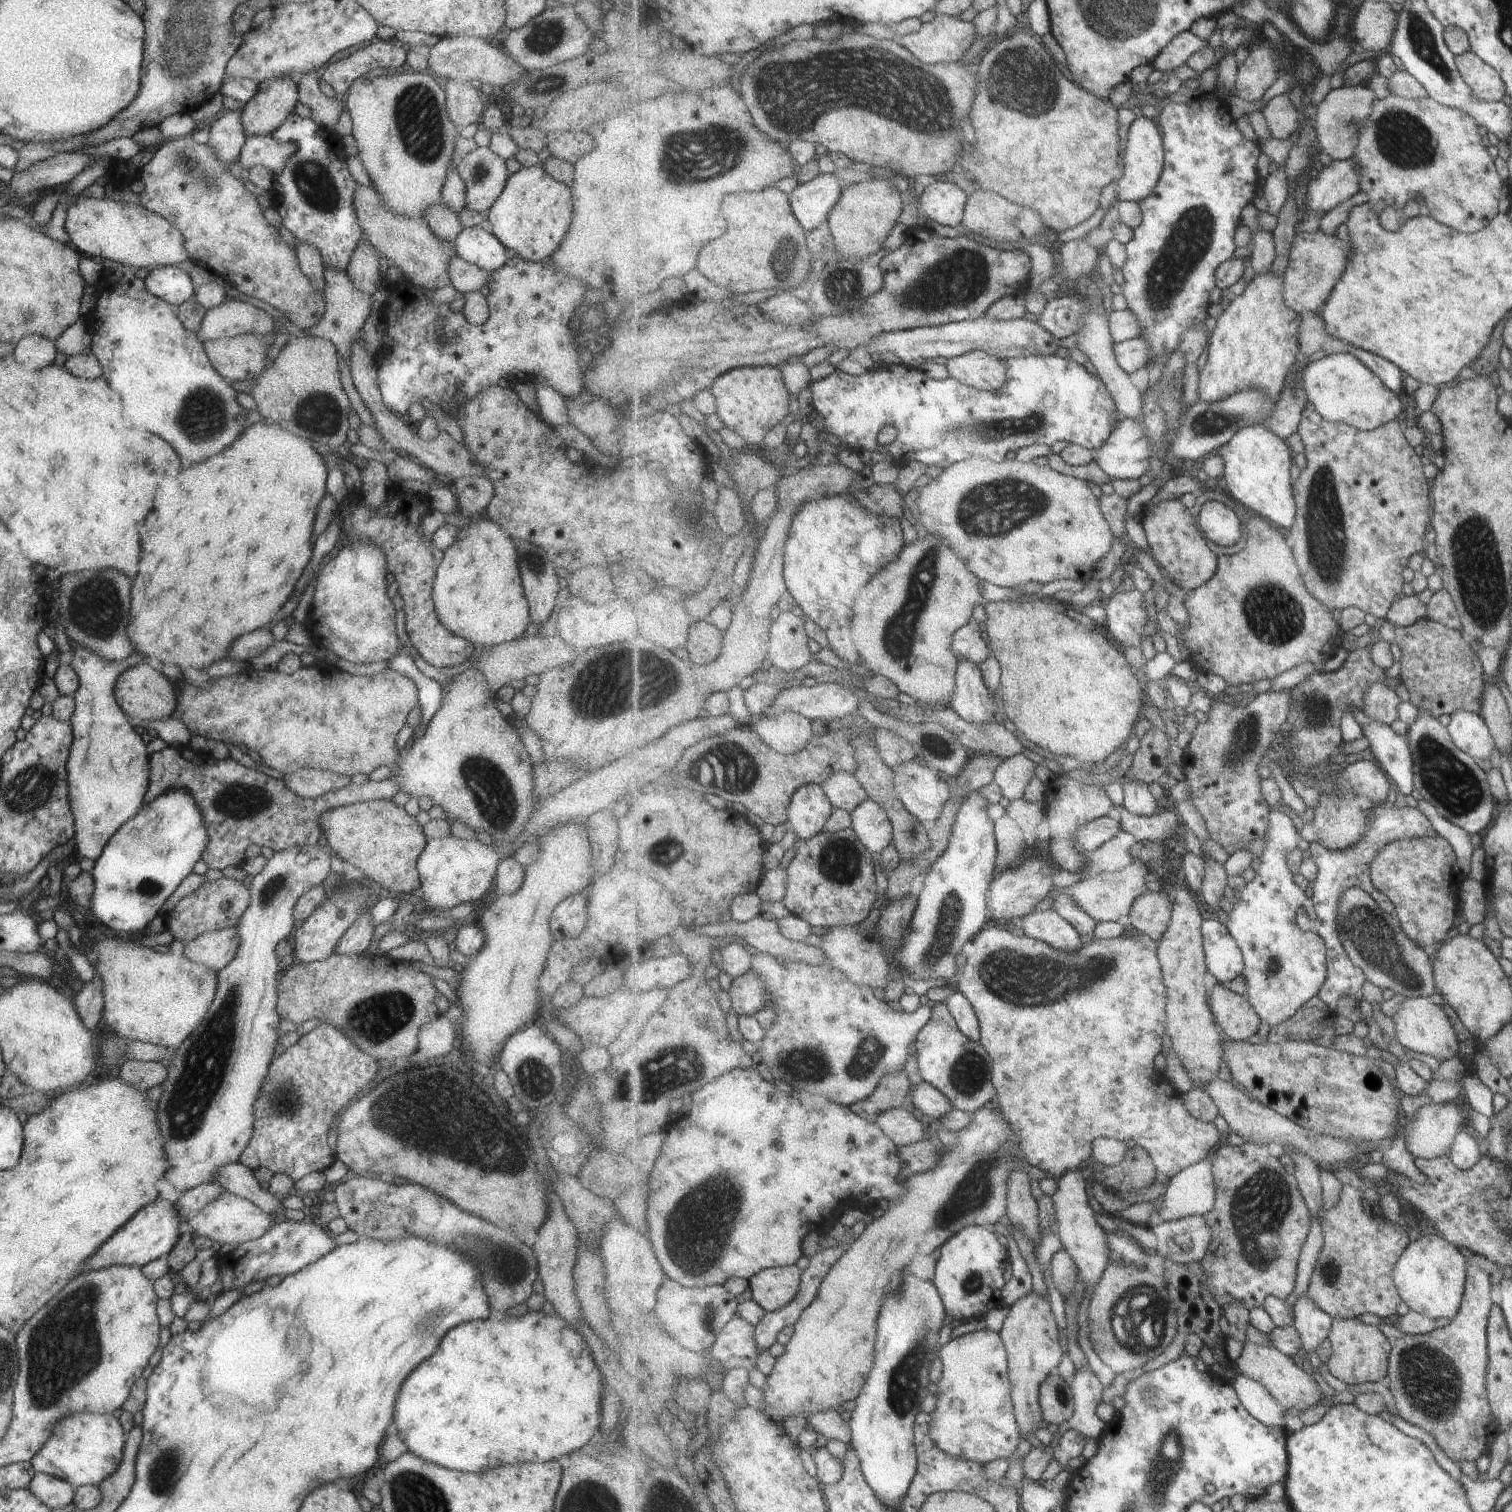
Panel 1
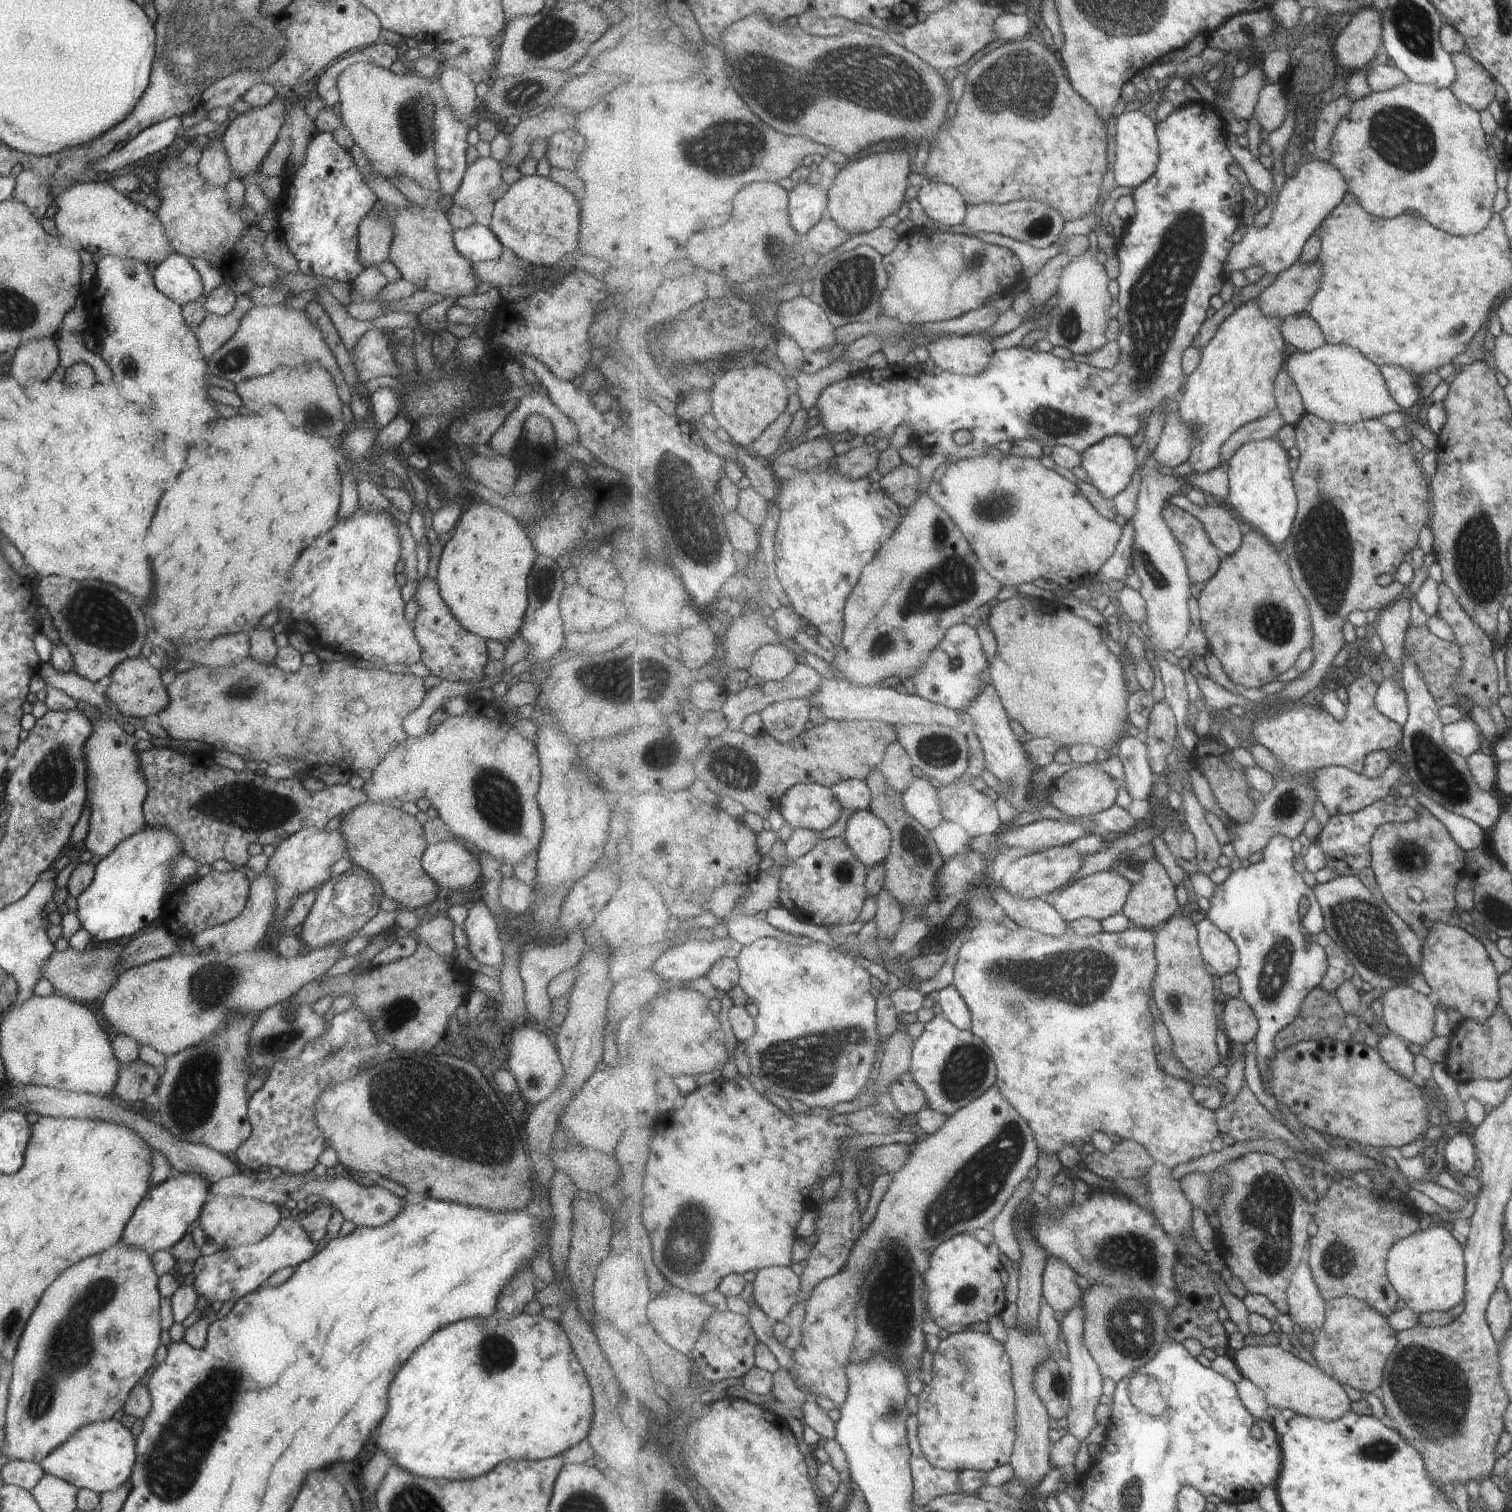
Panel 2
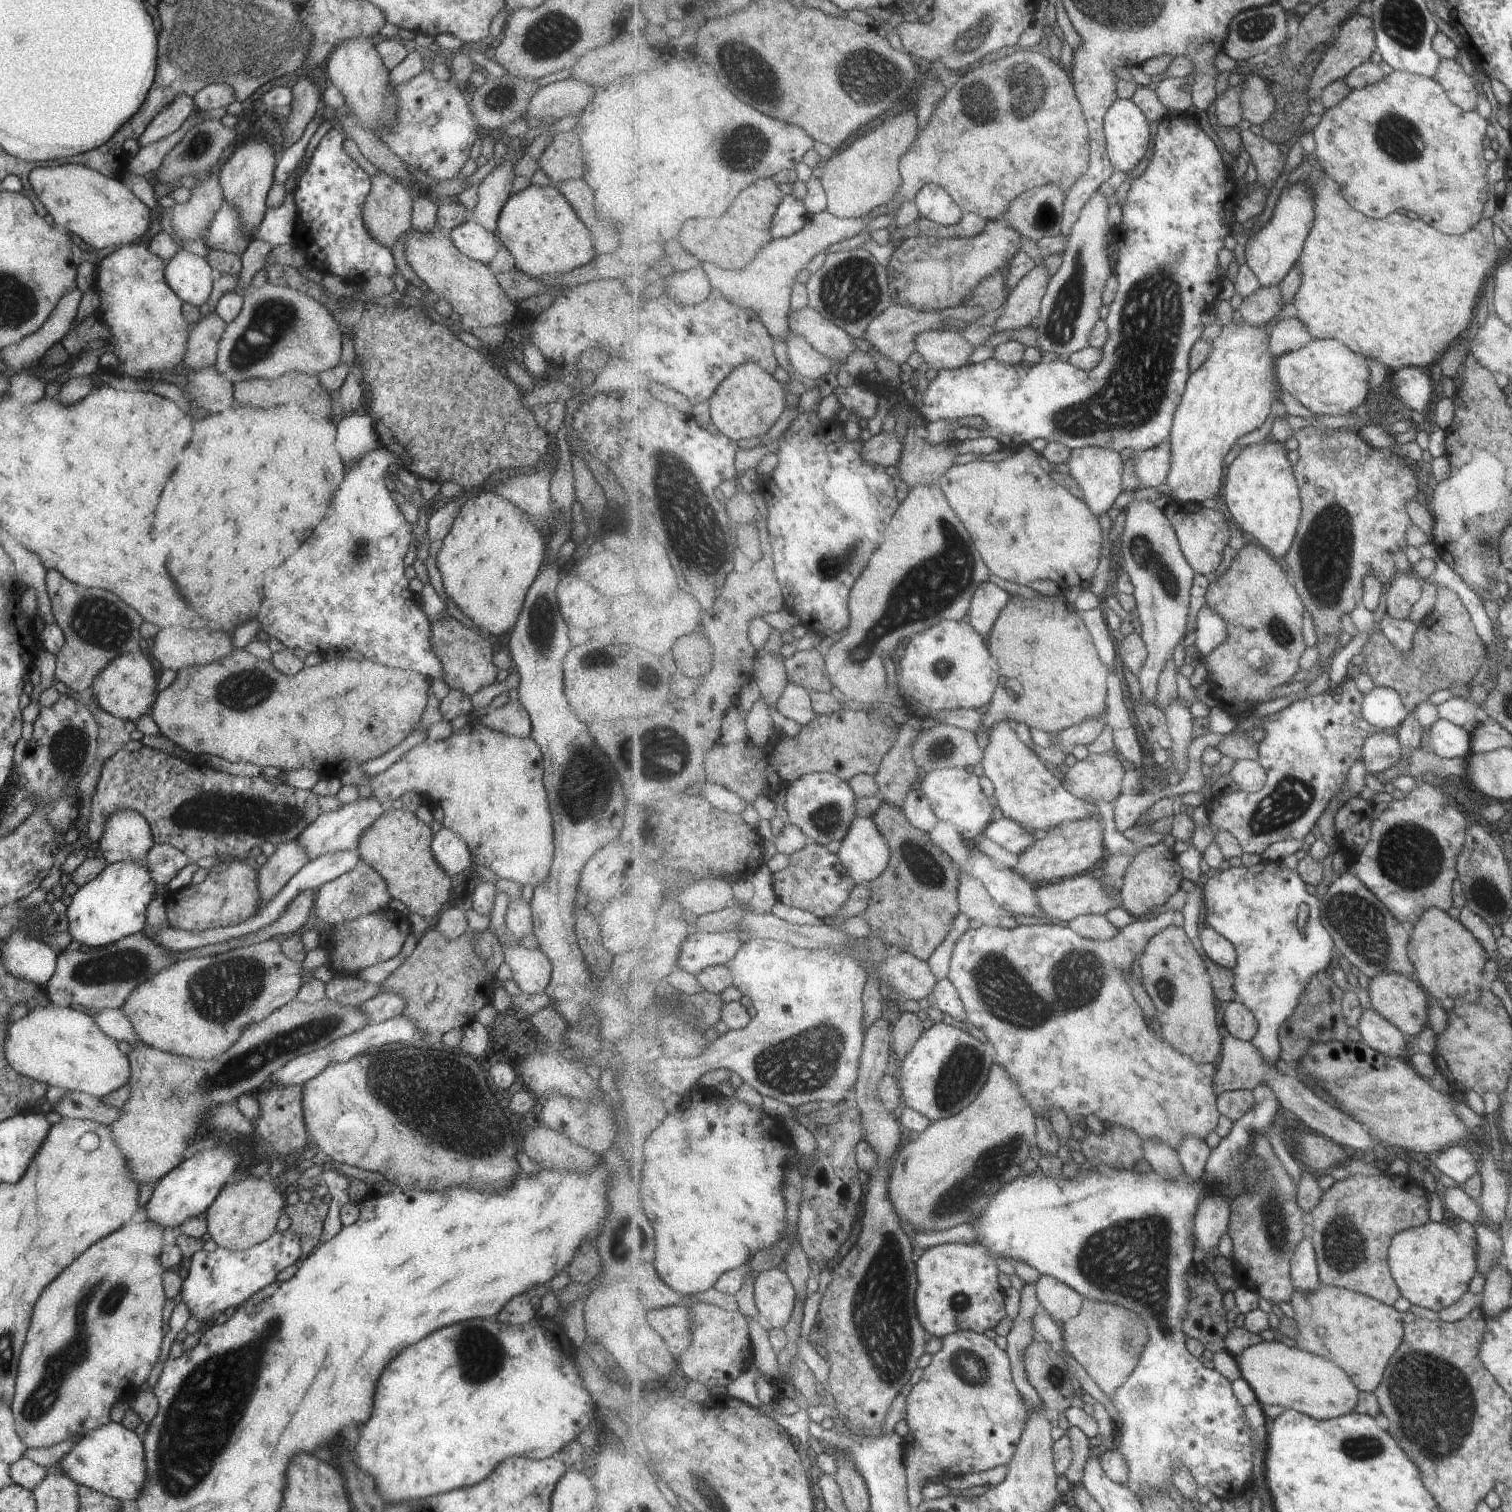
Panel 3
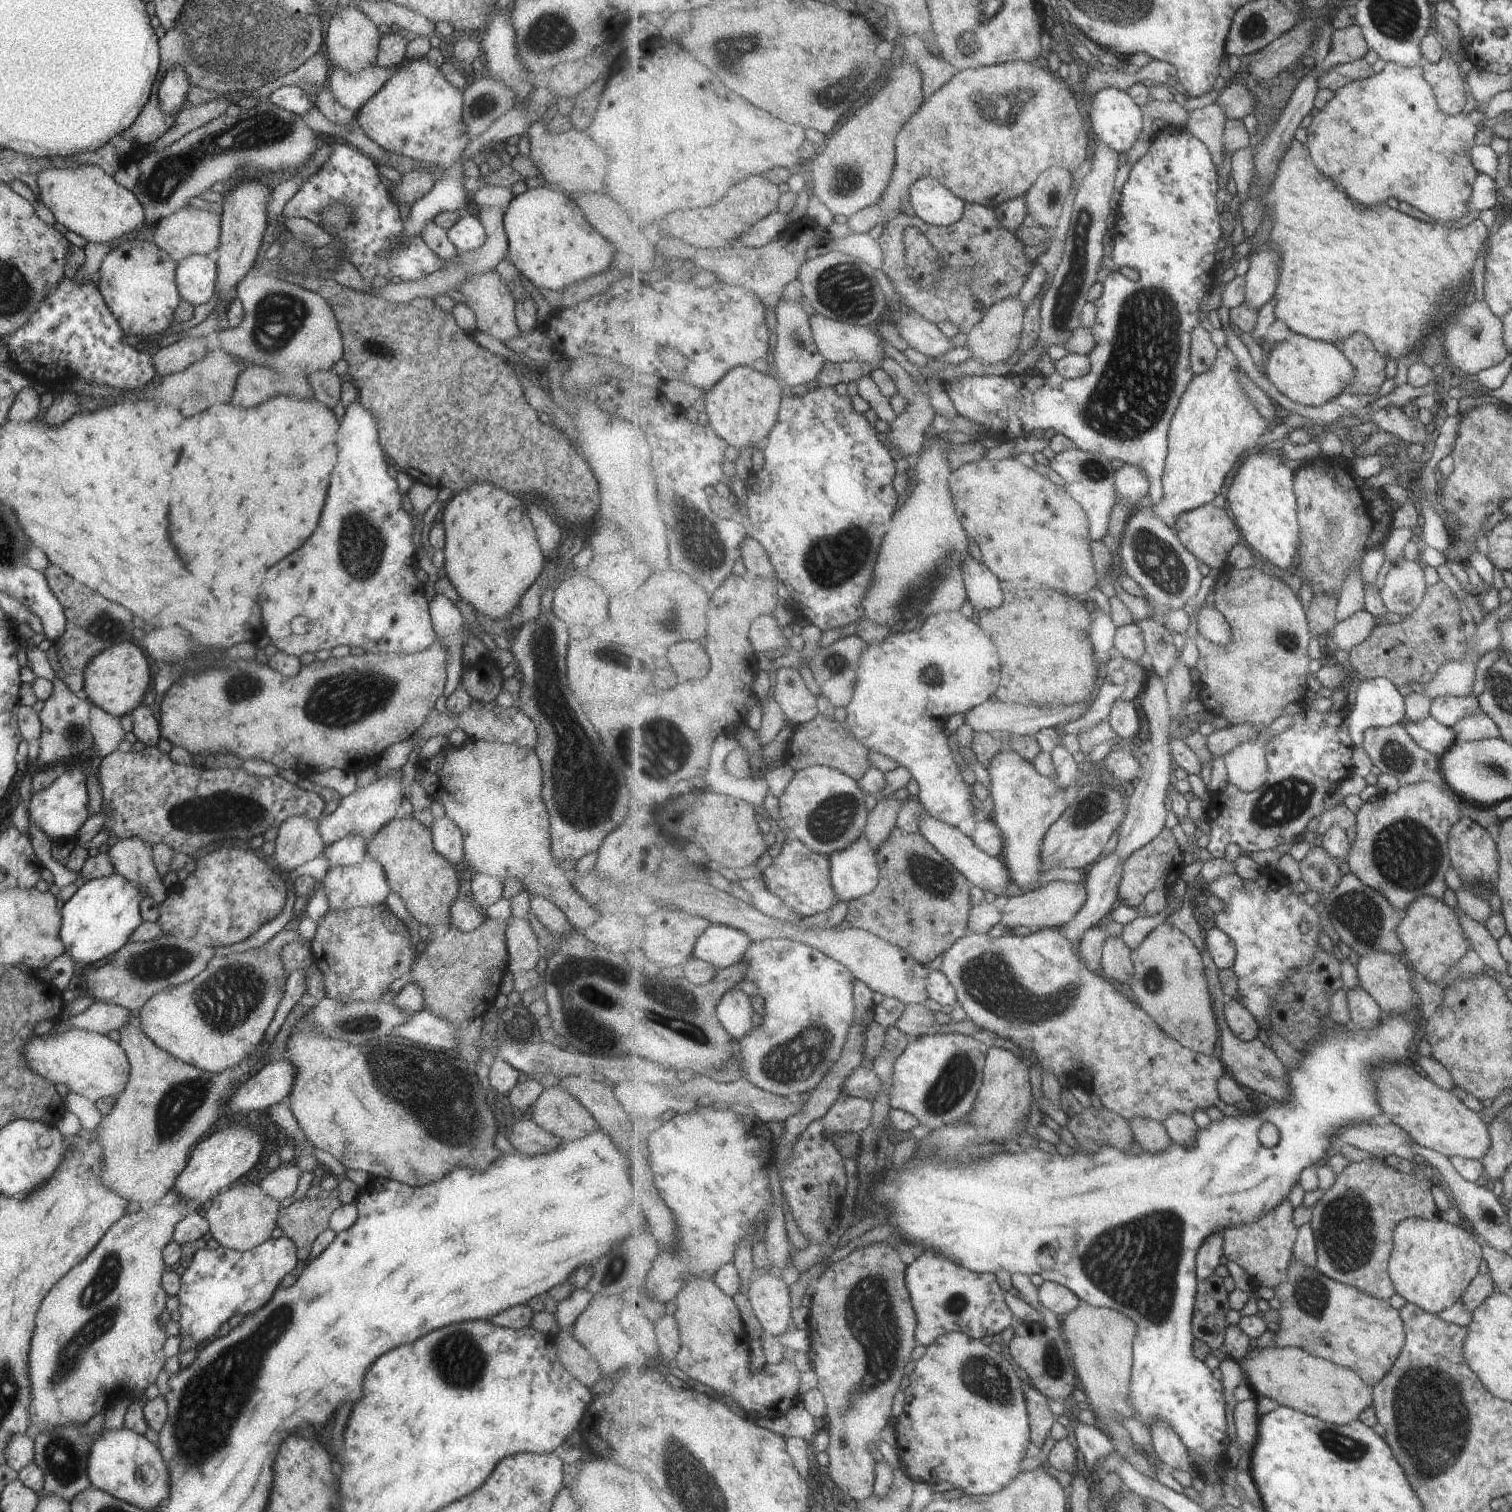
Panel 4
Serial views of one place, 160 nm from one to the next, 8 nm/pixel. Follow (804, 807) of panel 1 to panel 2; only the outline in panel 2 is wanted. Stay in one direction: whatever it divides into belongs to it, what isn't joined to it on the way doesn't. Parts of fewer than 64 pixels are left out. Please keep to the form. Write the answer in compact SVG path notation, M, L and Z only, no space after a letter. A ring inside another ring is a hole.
M809 783L789 789L781 798L780 811L792 830L821 831L831 828L839 820L843 808L830 787Z

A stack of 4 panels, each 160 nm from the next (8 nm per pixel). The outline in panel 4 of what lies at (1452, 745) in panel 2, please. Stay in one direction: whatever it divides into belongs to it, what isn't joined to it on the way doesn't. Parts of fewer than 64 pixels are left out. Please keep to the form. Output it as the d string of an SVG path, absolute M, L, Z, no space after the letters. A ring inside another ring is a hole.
M1427 716L1421 722L1404 723L1406 731L1423 750L1441 758L1442 754L1455 742L1454 733L1433 717Z

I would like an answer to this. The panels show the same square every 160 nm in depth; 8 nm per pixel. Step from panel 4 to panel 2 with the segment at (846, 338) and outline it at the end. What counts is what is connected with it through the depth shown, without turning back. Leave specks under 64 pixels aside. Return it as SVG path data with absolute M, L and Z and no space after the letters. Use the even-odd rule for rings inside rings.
M795 297L789 301L783 301L778 306L778 324L783 332L791 335L806 351L830 350L837 346L836 330L828 320L828 314L815 304L809 297Z

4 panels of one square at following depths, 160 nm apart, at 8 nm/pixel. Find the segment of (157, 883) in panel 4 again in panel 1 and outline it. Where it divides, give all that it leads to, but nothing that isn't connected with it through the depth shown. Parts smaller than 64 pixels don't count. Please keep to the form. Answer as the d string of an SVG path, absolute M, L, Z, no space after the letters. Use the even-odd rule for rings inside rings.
M71 642L69 644L72 654L67 655L65 660L73 667L78 678L78 687L73 694L74 709L69 722L72 728L72 743L66 760L69 808L74 826L74 850L79 856L96 861L109 838L143 804L148 785L149 754L141 741L140 730L119 708L113 692L116 678L124 670L142 662L143 658L140 653L133 653L120 661L106 661L85 647Z

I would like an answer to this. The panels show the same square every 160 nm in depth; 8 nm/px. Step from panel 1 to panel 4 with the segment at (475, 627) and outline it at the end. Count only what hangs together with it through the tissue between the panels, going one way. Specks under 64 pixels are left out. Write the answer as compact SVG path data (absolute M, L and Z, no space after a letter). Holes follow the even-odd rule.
M483 480L476 481L475 483L468 485L465 489L461 489L458 493L453 494L449 499L449 502L445 504L443 512L441 512L441 522L444 526L444 545L442 548L444 554L443 570L446 574L445 577L447 577L450 582L450 585L453 586L461 600L465 603L469 602L475 611L483 613L490 619L503 619L504 617L507 617L509 612L513 611L515 606L517 606L521 595L529 588L529 586L531 586L535 578L540 574L540 571L543 570L546 561L542 554L542 550L538 545L534 526L532 525L530 516L528 515L526 498L510 495L508 492L496 487L492 483L487 483Z

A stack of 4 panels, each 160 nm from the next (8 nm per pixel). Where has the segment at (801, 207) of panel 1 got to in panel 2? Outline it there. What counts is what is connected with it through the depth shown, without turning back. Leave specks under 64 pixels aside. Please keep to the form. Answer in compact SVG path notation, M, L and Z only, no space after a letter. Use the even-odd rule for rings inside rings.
M805 181L788 191L790 219L800 234L808 232L828 217L828 190Z

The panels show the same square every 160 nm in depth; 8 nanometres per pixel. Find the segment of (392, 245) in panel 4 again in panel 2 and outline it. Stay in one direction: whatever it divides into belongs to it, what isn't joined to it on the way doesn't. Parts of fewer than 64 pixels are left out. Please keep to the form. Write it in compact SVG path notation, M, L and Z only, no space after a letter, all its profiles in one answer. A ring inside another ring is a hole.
M322 132L313 134L306 144L305 154L301 161L301 166L298 166L292 173L285 173L282 176L282 182L284 185L284 194L278 205L275 208L277 219L278 219L278 234L282 237L285 244L288 246L289 251L296 260L296 266L298 267L297 272L306 275L315 274L315 276L323 276L323 278L331 278L331 280L337 280L337 282L348 282L351 284L352 280L362 271L364 268L358 259L357 246L357 223L360 218L363 218L365 213L369 213L370 209L374 206L377 198L375 193L365 184L362 180L362 174L357 170L353 159L349 151L346 151L342 146L339 146L333 135L330 132Z

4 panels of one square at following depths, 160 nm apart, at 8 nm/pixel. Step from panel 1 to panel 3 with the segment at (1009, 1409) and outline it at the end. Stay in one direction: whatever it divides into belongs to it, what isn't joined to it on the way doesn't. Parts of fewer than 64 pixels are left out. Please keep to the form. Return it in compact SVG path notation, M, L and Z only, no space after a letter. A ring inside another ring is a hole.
M970 1330L951 1333L943 1339L941 1350L932 1355L930 1365L923 1370L920 1381L907 1396L906 1421L910 1434L905 1442L906 1462L913 1462L913 1470L921 1470L925 1479L932 1482L937 1482L937 1478L947 1480L997 1466L1007 1467L1016 1453L1029 1415L1029 1404L1015 1386L1007 1351L1001 1350L983 1333Z

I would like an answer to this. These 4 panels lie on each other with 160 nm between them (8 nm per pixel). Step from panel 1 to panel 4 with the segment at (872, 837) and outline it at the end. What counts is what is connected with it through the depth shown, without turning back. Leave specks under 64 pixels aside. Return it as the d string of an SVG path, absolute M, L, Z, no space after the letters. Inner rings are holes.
M863 835L847 848L830 854L832 881L841 901L858 899L873 892L880 881L876 850L868 836Z

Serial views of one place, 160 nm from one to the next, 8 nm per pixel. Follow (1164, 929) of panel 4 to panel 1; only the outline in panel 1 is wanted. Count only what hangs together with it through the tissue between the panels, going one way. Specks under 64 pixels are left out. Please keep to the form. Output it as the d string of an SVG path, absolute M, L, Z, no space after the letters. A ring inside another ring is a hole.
M1179 887L1172 904L1172 921L1163 940L1157 944L1164 981L1168 988L1168 1035L1172 1041L1173 1052L1181 1059L1183 1066L1192 1078L1195 1089L1203 1090L1219 1076L1224 1046L1221 1046L1221 1034L1215 1024L1215 1015L1207 1004L1206 954L1202 922L1209 912L1197 898L1191 896L1191 890Z

